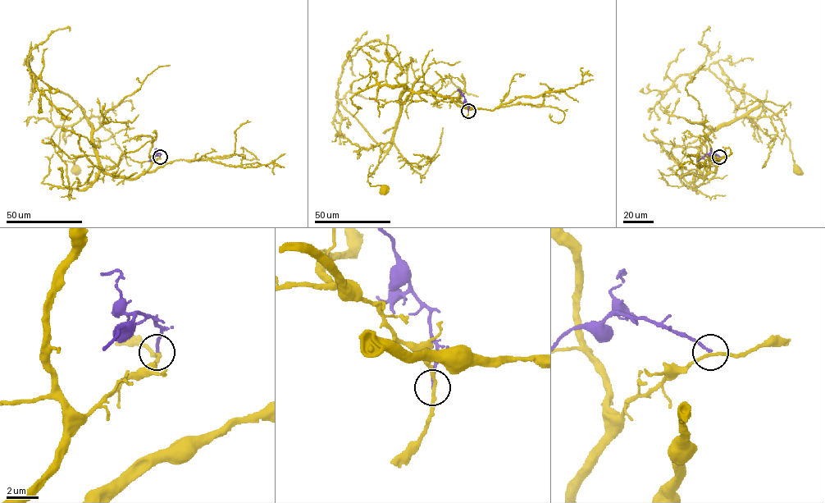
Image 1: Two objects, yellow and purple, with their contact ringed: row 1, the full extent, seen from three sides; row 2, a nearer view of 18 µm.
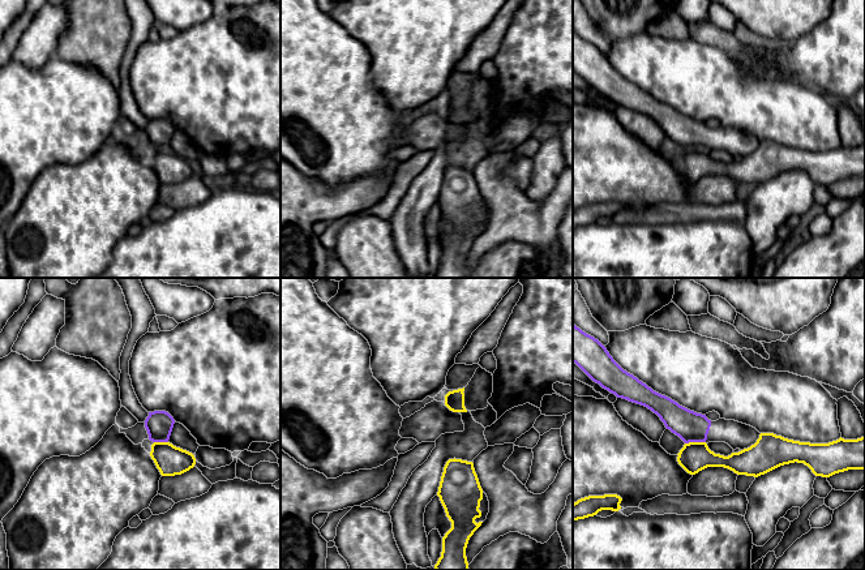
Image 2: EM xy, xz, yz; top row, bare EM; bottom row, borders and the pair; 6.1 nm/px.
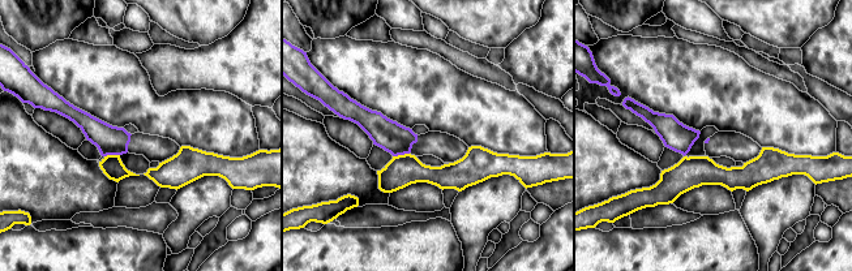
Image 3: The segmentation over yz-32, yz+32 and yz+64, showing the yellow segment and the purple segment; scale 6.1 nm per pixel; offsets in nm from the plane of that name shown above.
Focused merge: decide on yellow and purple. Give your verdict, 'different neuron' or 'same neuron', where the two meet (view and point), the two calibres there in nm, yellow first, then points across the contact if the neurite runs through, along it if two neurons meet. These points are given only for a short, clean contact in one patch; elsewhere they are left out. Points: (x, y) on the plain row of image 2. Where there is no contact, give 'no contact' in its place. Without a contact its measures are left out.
different neuron; contact yz (694, 150); calibres 190 and 190 nm; border yz (705, 149), (689, 149), (685, 151)

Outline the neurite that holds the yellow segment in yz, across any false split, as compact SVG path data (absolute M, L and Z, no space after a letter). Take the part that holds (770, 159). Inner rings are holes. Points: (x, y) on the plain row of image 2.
M761 141L754 153L728 164L715 162L706 150L685 151L677 163L678 172L690 183L707 175L724 175L737 183L758 185L797 170L808 173L815 184L830 185L848 177L865 177L865 143L810 151Z

